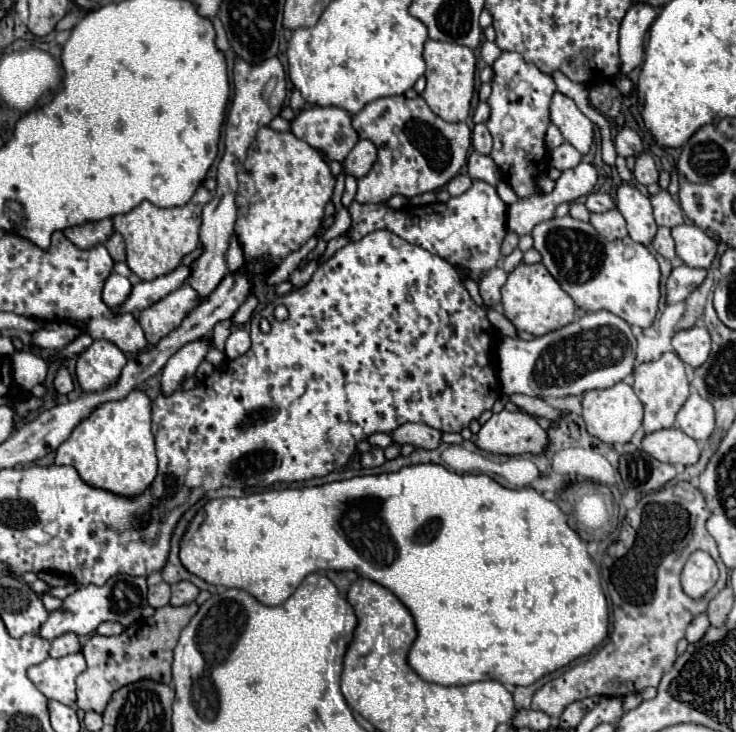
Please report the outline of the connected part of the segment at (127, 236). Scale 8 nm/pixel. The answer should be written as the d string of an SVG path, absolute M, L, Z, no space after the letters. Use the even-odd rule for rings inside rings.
M200 186L190 202L180 208L156 208L150 202L142 202L128 214L114 216L114 230L122 234L126 242L126 264L128 268L140 276L142 280L154 280L162 274L172 272L180 260L196 250L198 246L198 230L200 230L200 212L206 202L210 202L212 194Z

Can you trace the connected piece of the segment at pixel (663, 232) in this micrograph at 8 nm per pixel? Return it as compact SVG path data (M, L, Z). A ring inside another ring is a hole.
M664 226L658 228L658 232L656 232L654 240L652 240L652 248L664 258L674 258L676 256L674 254L674 240L672 240L668 228L664 228Z

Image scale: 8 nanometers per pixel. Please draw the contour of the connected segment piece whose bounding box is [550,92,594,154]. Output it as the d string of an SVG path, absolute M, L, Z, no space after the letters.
M556 92L550 104L550 118L560 128L566 142L570 142L580 154L588 154L594 140L594 124L586 118L574 100Z

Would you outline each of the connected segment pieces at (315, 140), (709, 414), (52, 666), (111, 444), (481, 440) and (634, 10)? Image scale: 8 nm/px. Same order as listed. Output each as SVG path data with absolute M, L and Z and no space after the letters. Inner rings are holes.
M336 106L300 110L290 122L290 132L320 150L326 162L344 162L358 142L358 134L350 124L350 114Z
M692 392L676 414L676 426L696 442L706 442L714 430L714 408L700 394Z
M68 654L64 658L46 658L42 664L28 668L28 678L34 686L50 700L58 700L66 706L76 706L76 686L74 680L84 672L86 660L78 654Z
M132 390L122 400L98 404L58 446L54 464L74 466L80 478L96 488L122 496L142 494L154 482L158 464L150 432L150 398L142 390Z
M502 410L480 428L474 444L490 454L542 454L548 446L548 434L530 414Z
M636 2L628 8L620 24L620 70L628 74L642 64L644 38L650 24L656 20L656 10L650 4Z

